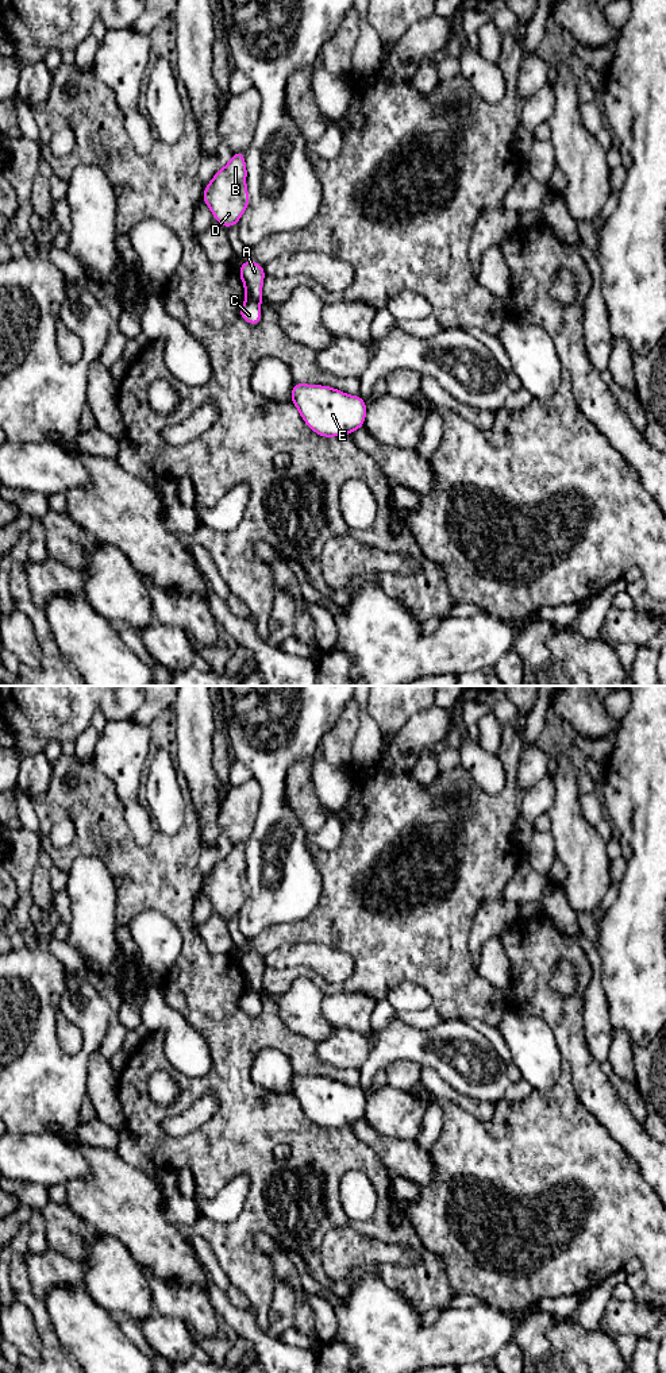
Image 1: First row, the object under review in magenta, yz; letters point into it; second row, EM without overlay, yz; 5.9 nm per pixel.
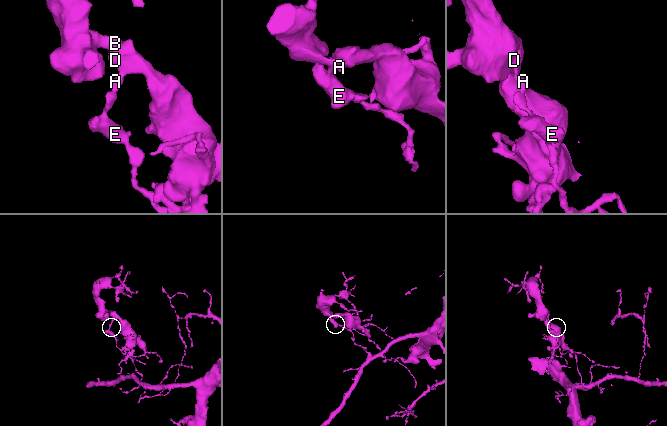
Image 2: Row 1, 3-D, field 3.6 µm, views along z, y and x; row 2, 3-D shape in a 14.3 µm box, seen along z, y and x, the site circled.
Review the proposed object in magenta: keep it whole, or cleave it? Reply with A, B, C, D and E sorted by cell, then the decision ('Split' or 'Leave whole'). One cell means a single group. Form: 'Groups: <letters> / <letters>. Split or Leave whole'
Groups: A B D / C E. Split

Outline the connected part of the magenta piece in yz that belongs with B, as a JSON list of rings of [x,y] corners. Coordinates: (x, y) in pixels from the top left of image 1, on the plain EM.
[[[243,842],[232,844],[230,853],[216,863],[204,878],[201,892],[208,896],[215,913],[224,919],[239,915],[250,887],[246,878],[247,859]]]

